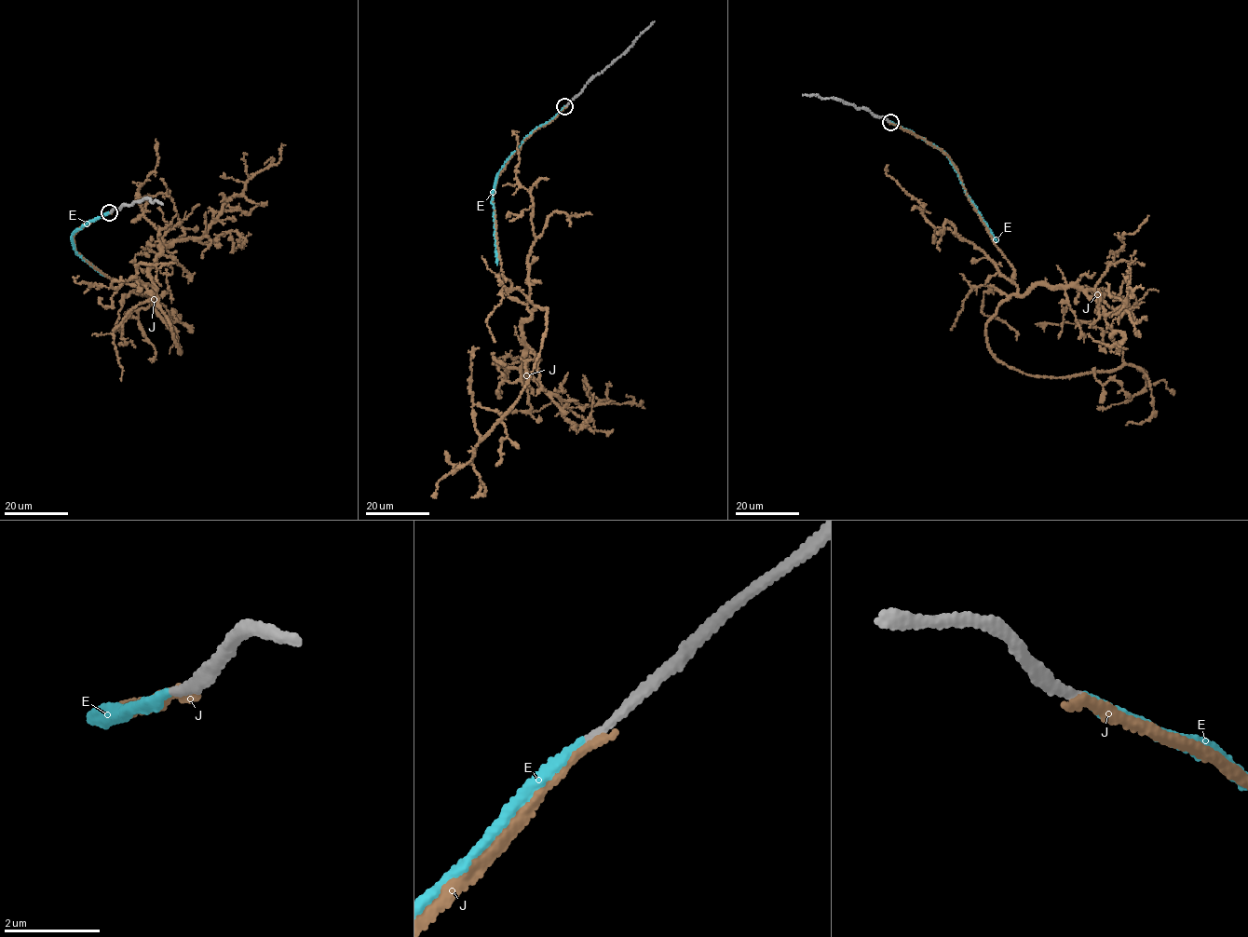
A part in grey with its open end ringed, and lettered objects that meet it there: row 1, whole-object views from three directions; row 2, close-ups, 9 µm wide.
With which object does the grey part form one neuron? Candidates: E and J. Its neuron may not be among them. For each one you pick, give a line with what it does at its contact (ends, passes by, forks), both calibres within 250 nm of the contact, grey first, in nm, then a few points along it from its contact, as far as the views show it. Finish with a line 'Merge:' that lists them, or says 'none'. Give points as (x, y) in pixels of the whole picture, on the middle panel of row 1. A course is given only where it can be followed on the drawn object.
E: it ends | 180/160 nm | via (565, 106), (530, 133), (498, 171), (491, 199), (497, 264)
Merge: E

